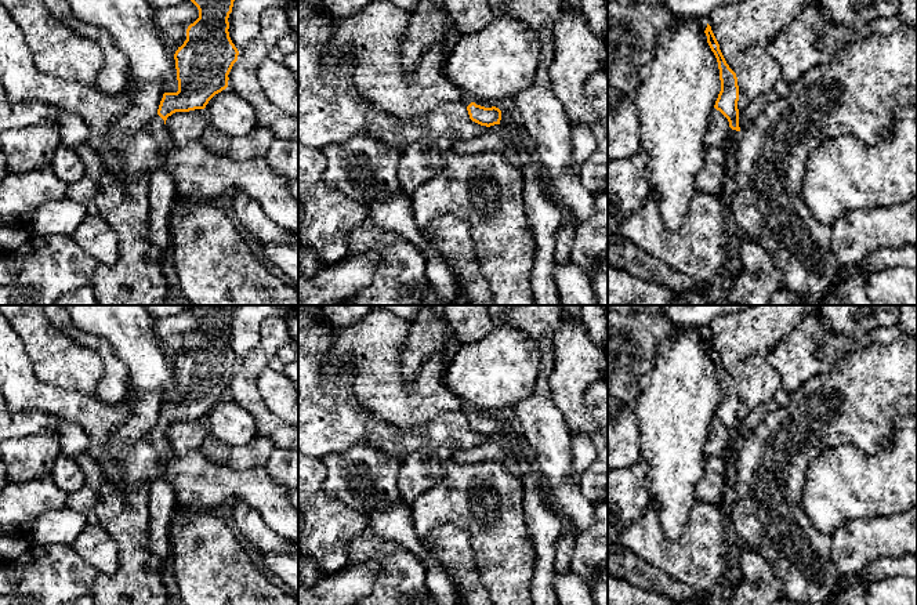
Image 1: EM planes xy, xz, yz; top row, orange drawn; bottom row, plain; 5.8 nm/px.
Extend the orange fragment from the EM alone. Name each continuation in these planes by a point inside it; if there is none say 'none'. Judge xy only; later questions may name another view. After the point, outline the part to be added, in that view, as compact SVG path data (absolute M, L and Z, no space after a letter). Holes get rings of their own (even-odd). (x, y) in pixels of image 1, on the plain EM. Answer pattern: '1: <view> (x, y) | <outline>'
1: xy (158, 437) | M159 424L153 427L149 436L153 448L160 454L160 457L170 460L175 456L170 446L170 442L166 438L164 430Z

